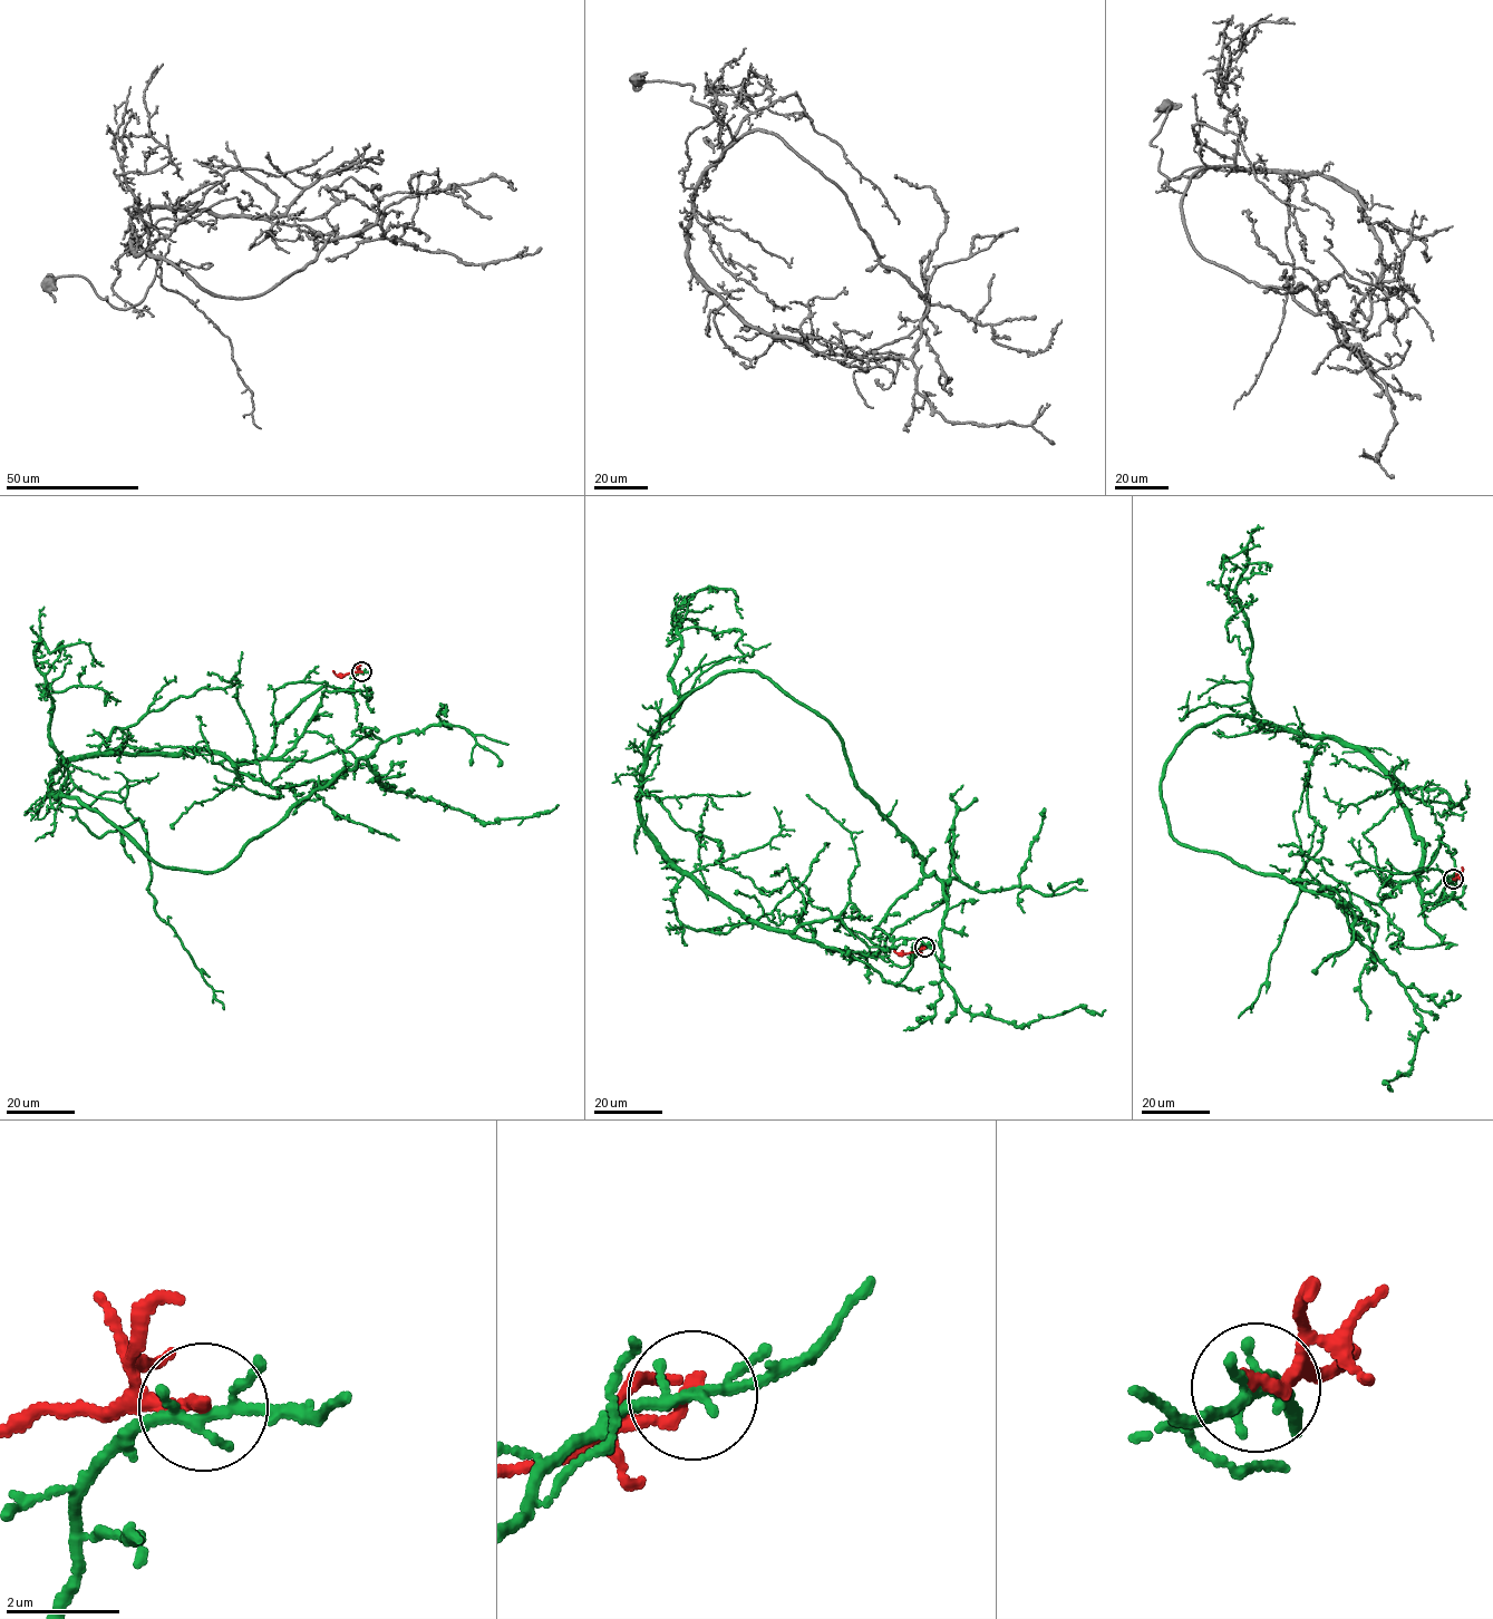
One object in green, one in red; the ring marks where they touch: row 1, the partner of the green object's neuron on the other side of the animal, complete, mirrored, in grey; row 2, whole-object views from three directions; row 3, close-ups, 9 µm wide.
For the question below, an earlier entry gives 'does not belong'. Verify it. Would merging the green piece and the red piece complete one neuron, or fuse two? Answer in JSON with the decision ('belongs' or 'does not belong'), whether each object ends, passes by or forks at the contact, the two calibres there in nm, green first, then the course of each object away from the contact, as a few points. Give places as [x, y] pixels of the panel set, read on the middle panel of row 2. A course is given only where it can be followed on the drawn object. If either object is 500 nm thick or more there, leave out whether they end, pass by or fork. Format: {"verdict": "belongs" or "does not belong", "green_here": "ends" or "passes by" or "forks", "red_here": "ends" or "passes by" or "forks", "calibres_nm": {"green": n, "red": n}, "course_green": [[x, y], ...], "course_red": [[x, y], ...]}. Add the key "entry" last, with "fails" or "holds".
{"verdict": "does not belong", "green_here": "forks", "red_here": "ends", "calibres_nm": {"green": 160, "red": 240}, "course_green": [[924, 948], [832, 951], [682, 875], [638, 801], [668, 715], [774, 681], [942, 884], [961, 1007], [1105, 1009]], "course_red": [[924, 947], [904, 953], [894, 949]], "entry": "holds"}

